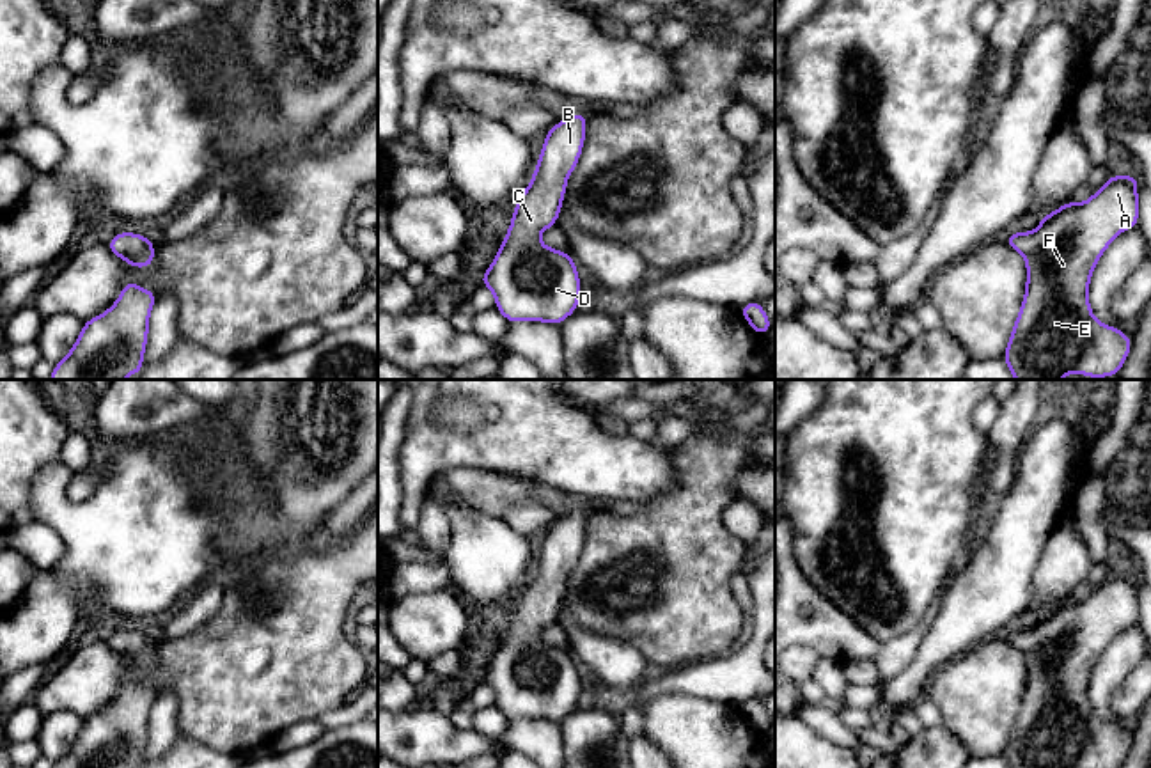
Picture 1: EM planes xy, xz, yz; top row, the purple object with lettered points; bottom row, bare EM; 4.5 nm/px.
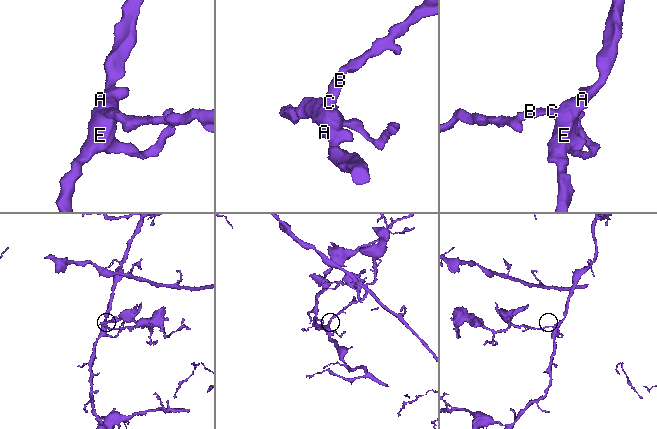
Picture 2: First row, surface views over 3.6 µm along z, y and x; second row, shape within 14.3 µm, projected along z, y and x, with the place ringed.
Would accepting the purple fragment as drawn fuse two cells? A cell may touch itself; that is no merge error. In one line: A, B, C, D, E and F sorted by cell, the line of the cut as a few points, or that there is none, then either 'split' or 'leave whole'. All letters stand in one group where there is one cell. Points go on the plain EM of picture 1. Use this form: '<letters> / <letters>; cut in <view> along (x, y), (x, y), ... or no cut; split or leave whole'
A B C D E F; no cut; leave whole

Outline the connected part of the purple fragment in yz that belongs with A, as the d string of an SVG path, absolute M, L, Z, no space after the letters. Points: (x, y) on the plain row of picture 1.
M1110 571L1087 600L1069 598L1045 612L1030 630L1009 630L1006 642L1018 647L1027 663L1025 694L1002 757L1009 768L1121 768L1133 745L1119 724L1100 720L1089 702L1092 669L1108 642L1139 623L1139 571Z

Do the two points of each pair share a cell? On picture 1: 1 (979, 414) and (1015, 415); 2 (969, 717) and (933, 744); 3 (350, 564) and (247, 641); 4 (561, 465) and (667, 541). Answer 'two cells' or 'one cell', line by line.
1: two cells
2: two cells
3: one cell
4: two cells

